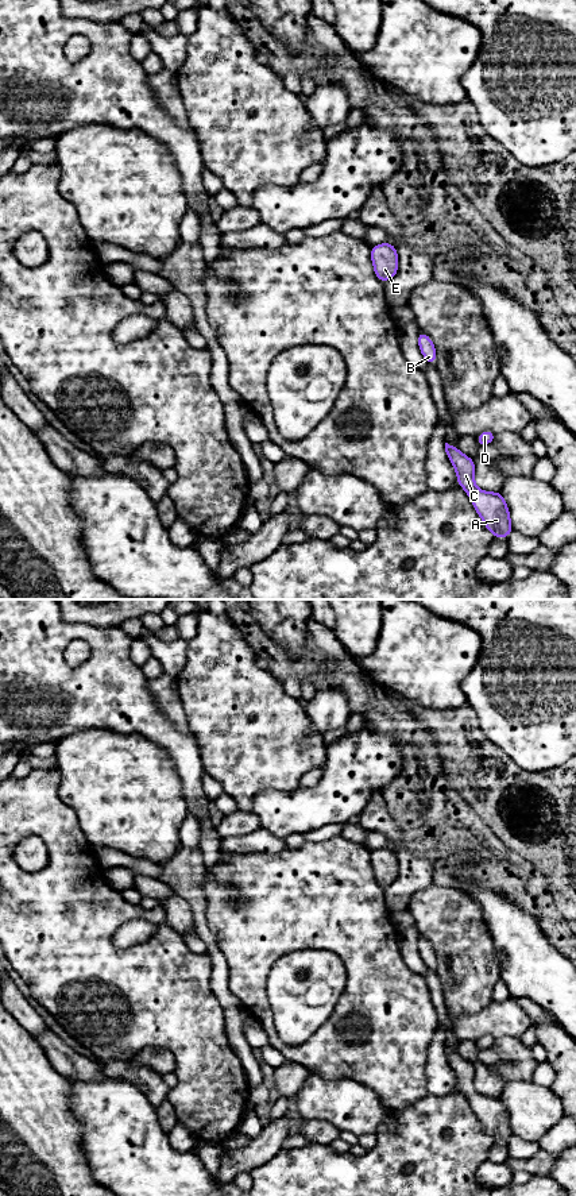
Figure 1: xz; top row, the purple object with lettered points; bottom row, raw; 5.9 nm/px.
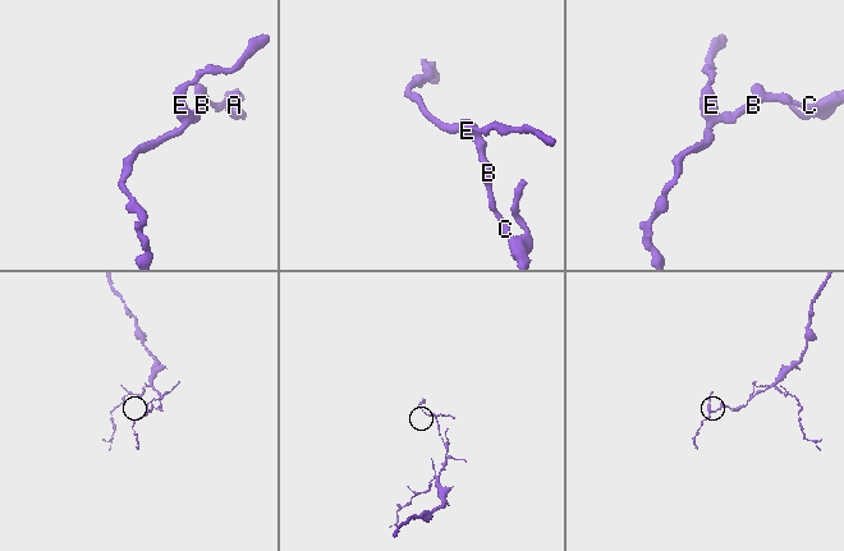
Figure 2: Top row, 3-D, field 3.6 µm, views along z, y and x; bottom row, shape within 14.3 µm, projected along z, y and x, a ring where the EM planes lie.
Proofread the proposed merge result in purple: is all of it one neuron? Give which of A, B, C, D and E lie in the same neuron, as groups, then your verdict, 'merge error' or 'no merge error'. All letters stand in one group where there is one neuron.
A B C D E; no merge error

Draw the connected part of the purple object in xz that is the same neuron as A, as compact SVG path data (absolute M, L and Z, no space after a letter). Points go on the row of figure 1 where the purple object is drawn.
M445 443L445 452L457 474L457 483L469 495L471 502L482 517L484 526L495 539L506 537L513 532L510 513L502 493L483 491L475 486L475 463L456 447Z

